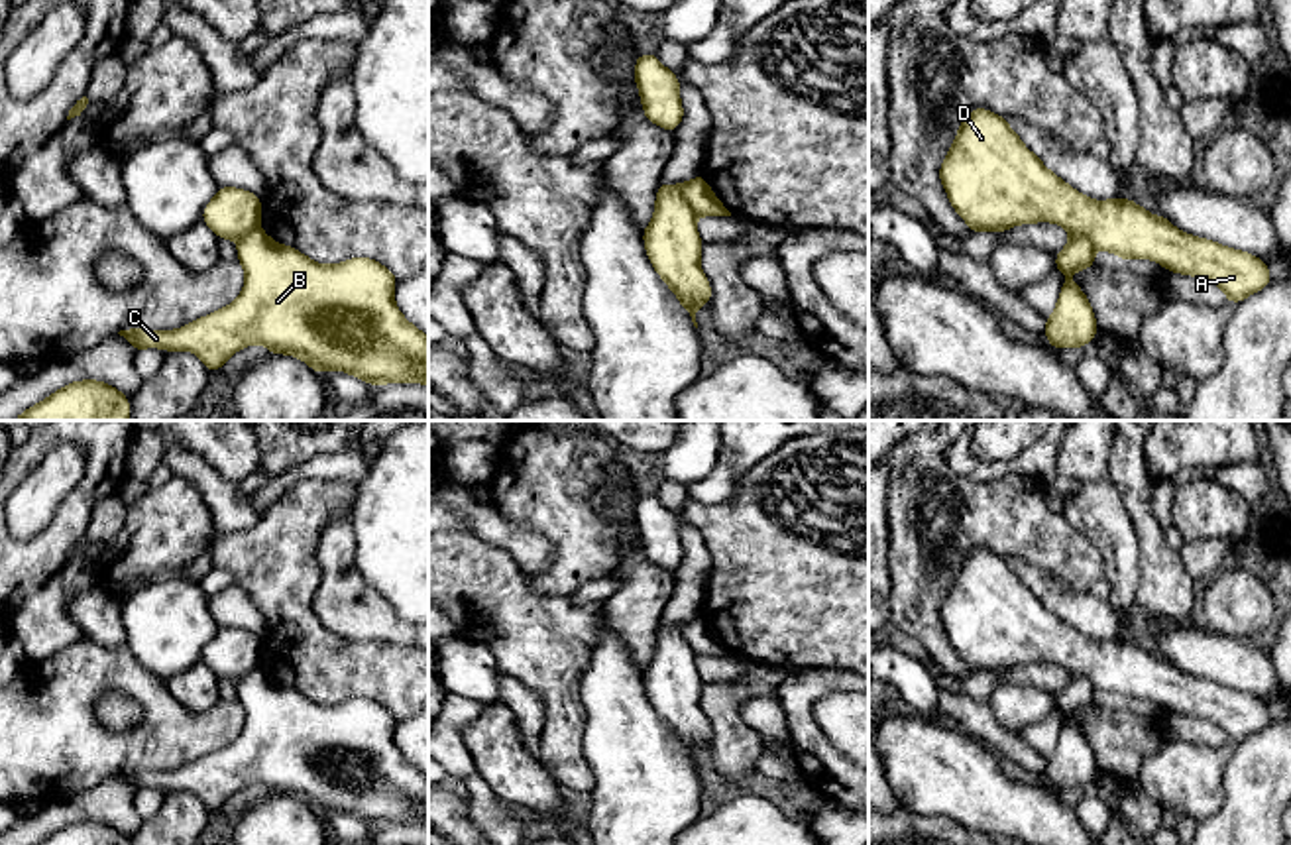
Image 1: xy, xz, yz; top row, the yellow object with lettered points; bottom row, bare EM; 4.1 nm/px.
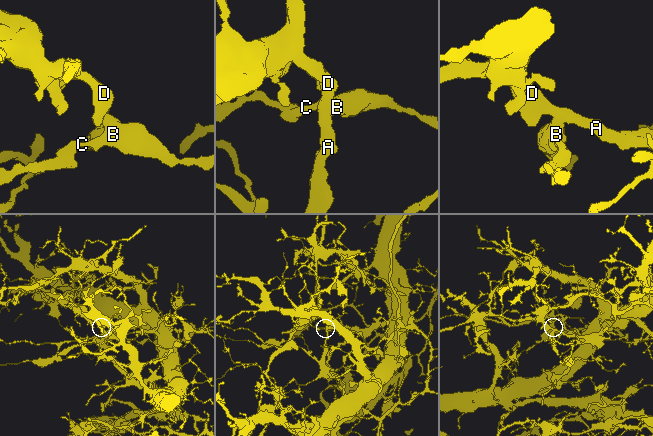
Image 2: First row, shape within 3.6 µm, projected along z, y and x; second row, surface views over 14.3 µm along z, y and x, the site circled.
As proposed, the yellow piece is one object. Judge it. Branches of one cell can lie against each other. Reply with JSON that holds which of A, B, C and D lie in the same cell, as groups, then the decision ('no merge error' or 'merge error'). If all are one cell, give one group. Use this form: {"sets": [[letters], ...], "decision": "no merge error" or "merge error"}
{"sets": [["A", "D"], ["B", "C"]], "decision": "merge error"}

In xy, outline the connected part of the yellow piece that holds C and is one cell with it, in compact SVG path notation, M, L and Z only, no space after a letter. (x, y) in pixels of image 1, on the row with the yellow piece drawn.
M259 226L238 240L238 261L246 271L246 285L240 297L228 307L179 330L126 328L118 334L128 338L136 352L143 348L193 352L212 373L238 350L263 344L271 354L301 358L316 373L340 369L358 379L365 379L373 387L383 383L428 385L428 336L399 312L393 297L399 279L385 265L371 257L352 257L336 265L322 265L291 246L273 242Z

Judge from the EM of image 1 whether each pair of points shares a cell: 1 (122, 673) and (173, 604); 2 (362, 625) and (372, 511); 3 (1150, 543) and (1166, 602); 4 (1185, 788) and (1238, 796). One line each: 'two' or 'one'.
1: two
2: two
3: one
4: two

